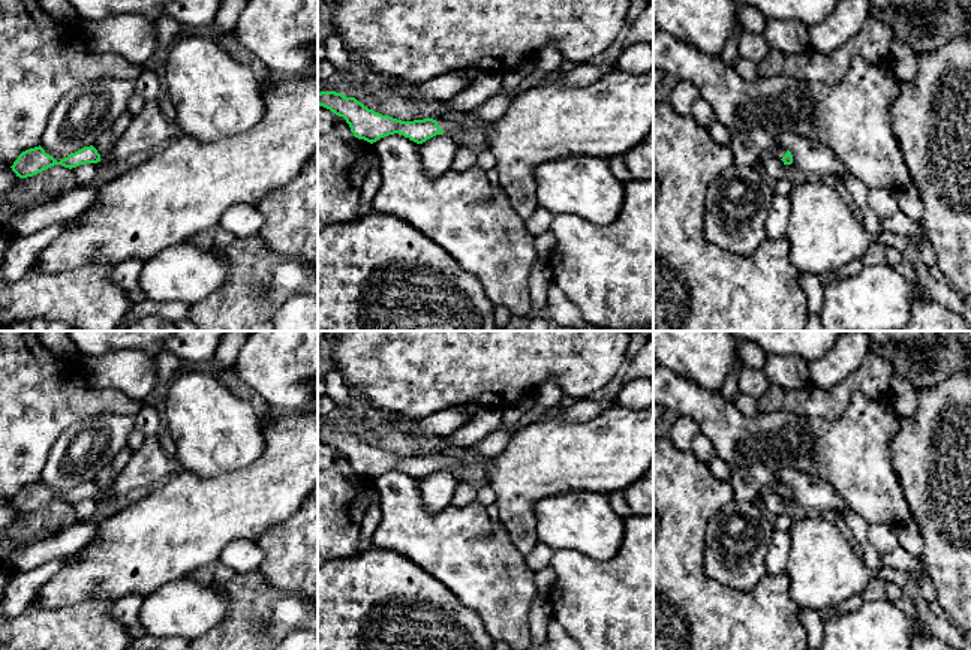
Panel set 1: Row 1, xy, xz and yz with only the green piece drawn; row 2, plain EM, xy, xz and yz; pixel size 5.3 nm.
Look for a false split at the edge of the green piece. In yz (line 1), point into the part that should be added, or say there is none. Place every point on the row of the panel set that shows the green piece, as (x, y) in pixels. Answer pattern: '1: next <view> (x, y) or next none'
1: next yz (779, 153)

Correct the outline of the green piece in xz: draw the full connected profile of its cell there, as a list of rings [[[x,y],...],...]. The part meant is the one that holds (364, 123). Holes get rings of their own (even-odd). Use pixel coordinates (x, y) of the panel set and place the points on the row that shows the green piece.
[[[336,91],[318,93],[318,105],[330,109],[339,117],[343,117],[355,138],[370,144],[388,135],[403,135],[417,144],[423,144],[436,135],[447,135],[459,141],[477,141],[480,136],[468,136],[459,124],[454,124],[444,117],[436,120],[424,118],[414,121],[402,121],[388,115],[382,115],[369,109],[355,97],[346,97]]]

